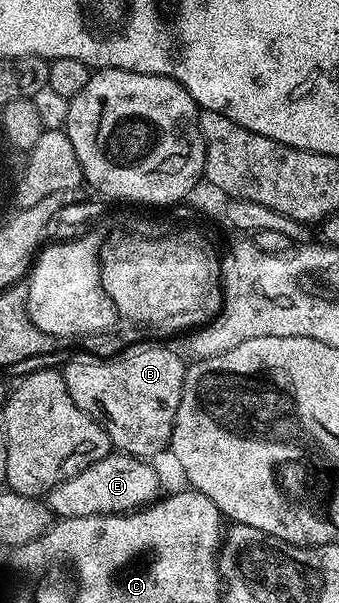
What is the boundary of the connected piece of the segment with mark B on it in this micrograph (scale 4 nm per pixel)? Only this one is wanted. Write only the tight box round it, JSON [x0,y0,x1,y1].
[63,344,186,458]

